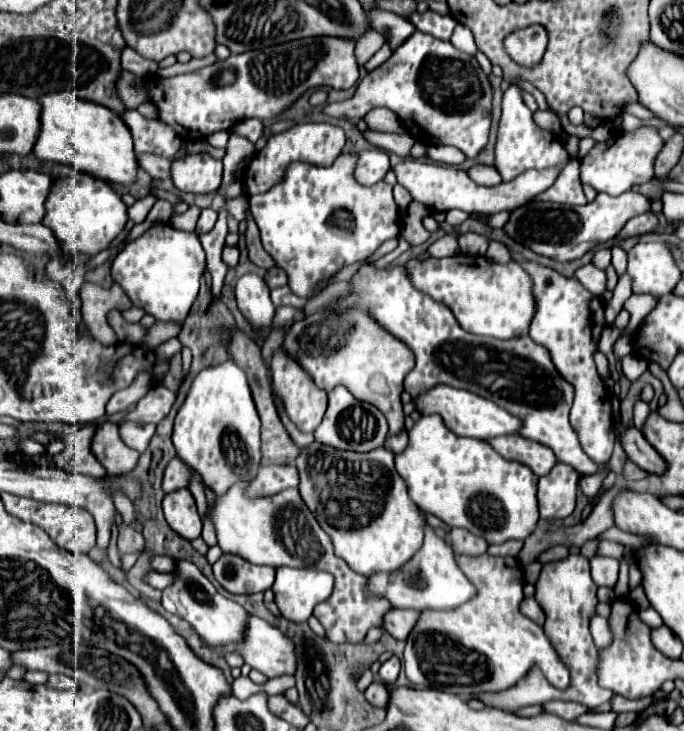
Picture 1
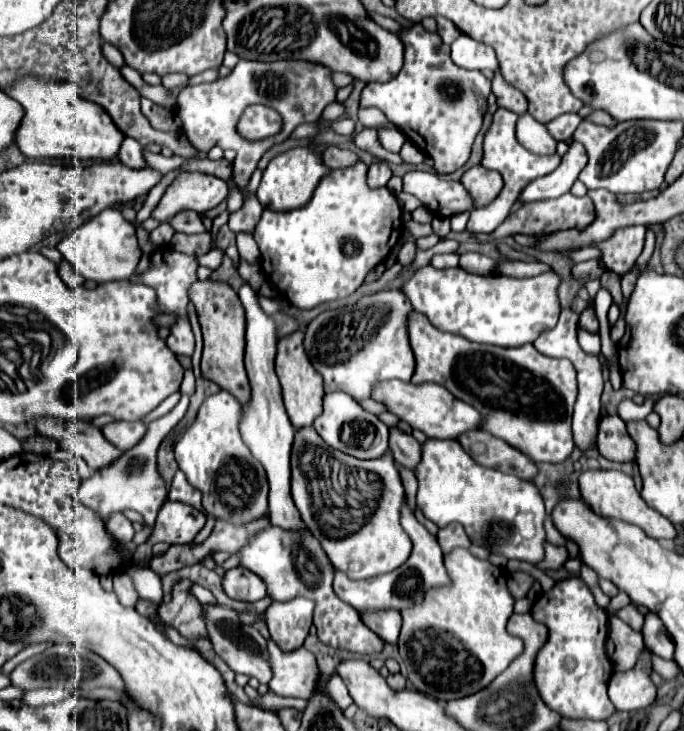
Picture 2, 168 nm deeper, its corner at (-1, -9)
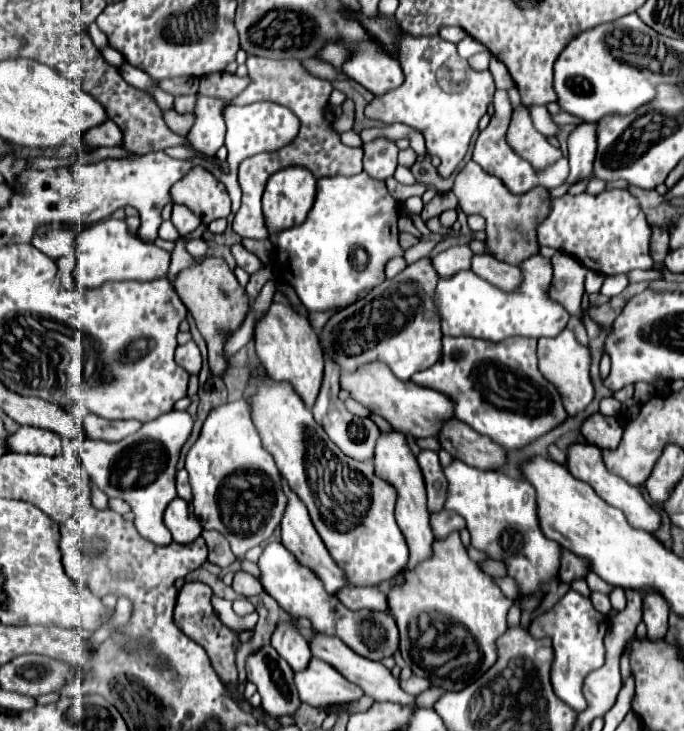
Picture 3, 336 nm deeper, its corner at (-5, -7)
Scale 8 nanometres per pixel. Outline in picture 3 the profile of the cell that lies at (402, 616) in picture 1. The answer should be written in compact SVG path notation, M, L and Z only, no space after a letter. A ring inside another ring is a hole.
M345 586L335 594L343 606L349 610L361 610L361 608L371 608L371 610L387 610L387 596L379 588L355 588L355 586Z

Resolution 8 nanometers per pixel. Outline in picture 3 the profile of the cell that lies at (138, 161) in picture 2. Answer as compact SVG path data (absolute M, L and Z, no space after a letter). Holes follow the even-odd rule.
M107 120L107 122L103 122L103 124L99 124L99 126L91 128L91 130L87 130L87 134L83 136L83 140L85 140L85 144L97 146L97 148L99 146L119 146L121 140L123 140L123 134L115 126L115 122Z

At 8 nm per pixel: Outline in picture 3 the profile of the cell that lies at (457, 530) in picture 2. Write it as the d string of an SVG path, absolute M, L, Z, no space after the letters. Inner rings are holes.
M441 510L431 514L431 530L435 534L435 538L445 538L447 534L451 534L453 530L461 530L465 528L465 520L451 510Z

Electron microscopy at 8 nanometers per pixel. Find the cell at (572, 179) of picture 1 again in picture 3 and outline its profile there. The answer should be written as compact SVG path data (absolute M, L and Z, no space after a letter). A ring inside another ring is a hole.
M603 190L597 196L591 194L563 194L553 198L549 216L539 224L539 244L555 248L559 252L575 256L585 268L603 276L629 274L635 268L649 270L653 260L649 254L651 226L639 206L639 200L629 190Z

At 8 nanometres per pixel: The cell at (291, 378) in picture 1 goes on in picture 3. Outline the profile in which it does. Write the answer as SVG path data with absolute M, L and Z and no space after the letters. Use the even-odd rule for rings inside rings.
M271 302L267 312L255 322L253 330L255 352L273 380L287 380L293 384L295 392L303 398L305 406L311 408L319 394L323 378L323 350L319 338L315 338L313 328L305 316L295 312L291 306L281 302Z

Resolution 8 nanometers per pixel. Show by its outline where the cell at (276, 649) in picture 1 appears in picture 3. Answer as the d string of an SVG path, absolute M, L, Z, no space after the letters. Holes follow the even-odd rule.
M313 658L307 670L295 674L295 684L299 696L305 704L321 708L331 704L349 704L357 702L363 696L363 690L349 680L345 680L333 666Z

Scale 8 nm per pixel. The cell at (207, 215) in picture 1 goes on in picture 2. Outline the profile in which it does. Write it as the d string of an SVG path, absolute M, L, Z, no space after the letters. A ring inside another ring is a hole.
M183 210L183 212L175 214L175 218L171 220L171 226L177 232L183 232L183 234L203 234L203 232L207 232L205 226L199 220L199 214L193 212L193 210Z

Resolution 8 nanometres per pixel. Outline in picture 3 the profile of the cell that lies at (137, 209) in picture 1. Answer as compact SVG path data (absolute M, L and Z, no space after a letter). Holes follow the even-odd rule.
M197 166L187 178L179 180L171 190L171 198L175 204L187 204L203 224L231 214L231 200L225 186L203 166Z

